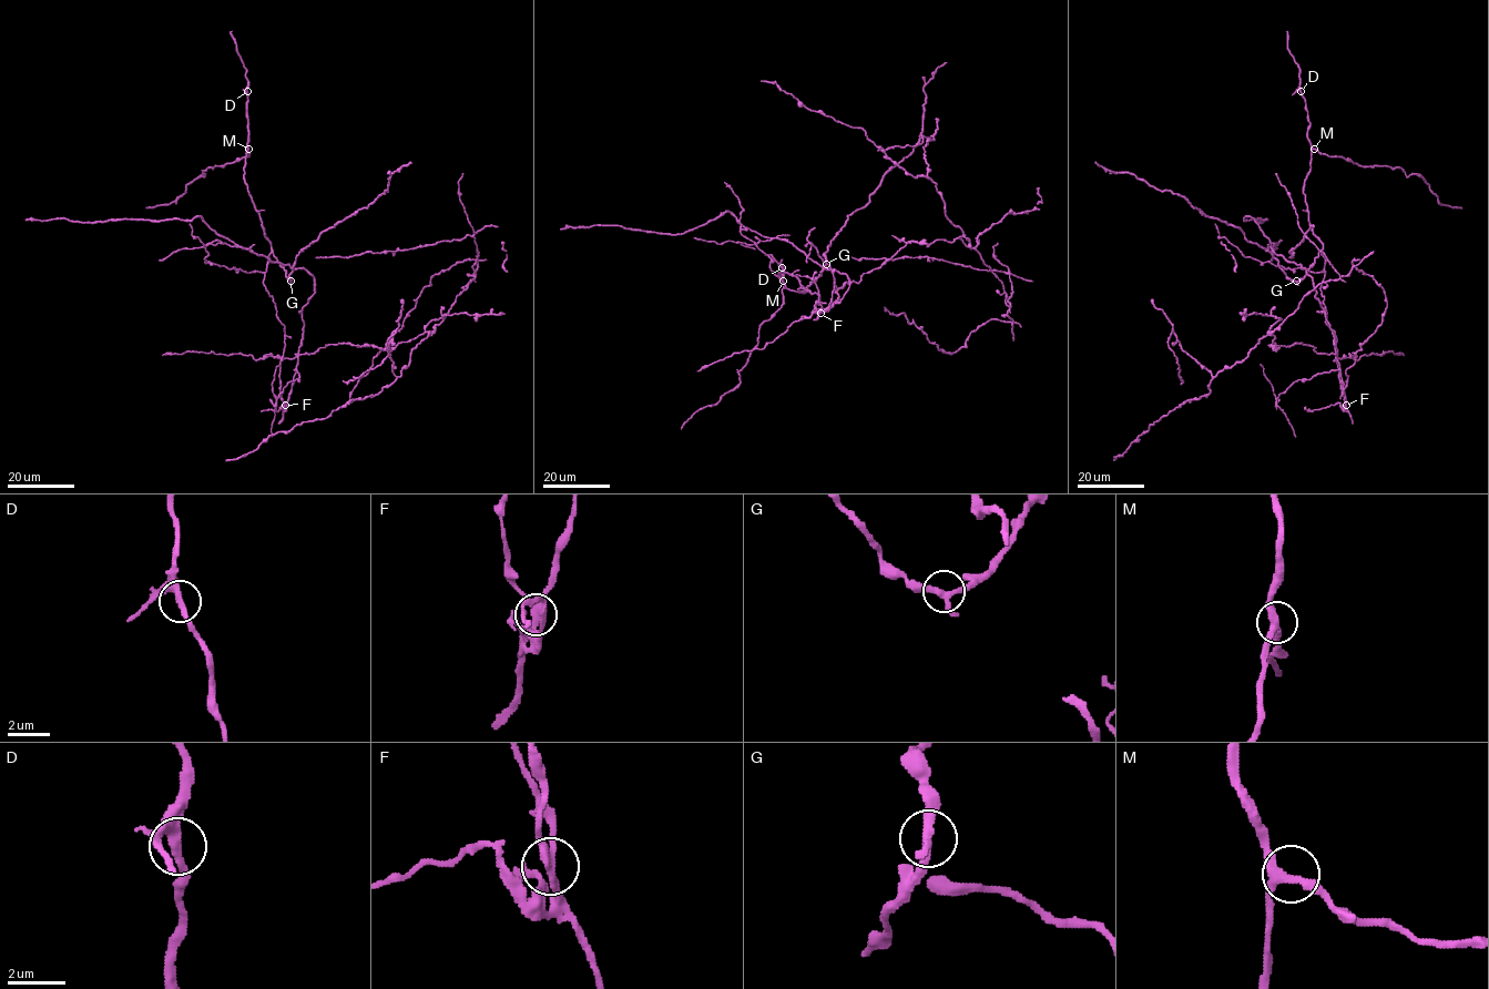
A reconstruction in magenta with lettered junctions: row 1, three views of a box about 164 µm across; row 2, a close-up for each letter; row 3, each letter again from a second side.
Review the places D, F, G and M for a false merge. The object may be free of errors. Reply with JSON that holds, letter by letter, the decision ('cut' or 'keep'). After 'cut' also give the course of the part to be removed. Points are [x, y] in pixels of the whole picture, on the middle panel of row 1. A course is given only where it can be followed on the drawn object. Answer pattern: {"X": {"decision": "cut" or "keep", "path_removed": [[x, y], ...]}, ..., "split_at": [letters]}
{"D": {"decision": "keep"}, "F": {"decision": "cut", "path_removed": [[821, 313], [907, 243], [964, 236], [1001, 283], [1012, 324], [987, 320], [945, 353], [884, 307]]}, "G": {"decision": "keep"}, "M": {"decision": "keep"}, "split_at": ["F"]}

